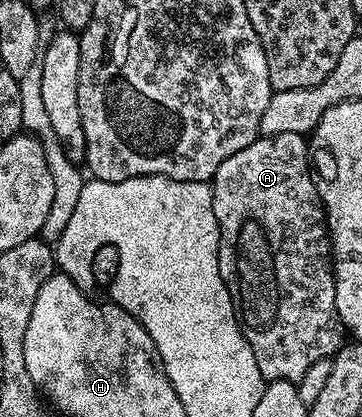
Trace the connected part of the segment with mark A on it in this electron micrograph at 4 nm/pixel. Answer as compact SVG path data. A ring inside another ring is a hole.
M289 133L279 137L259 136L258 140L248 143L248 147L244 147L244 151L236 151L236 155L228 155L228 159L224 159L224 163L220 163L220 167L214 172L212 178L212 188L214 190L212 207L218 220L220 275L232 295L232 303L242 328L242 334L252 347L252 355L256 357L256 365L260 369L260 375L266 383L271 381L301 382L302 376L308 371L308 367L312 367L312 363L317 363L325 357L333 358L344 344L342 320L339 319L336 311L336 287L334 286L330 230L326 228L326 209L322 205L310 167L307 138L300 133Z

